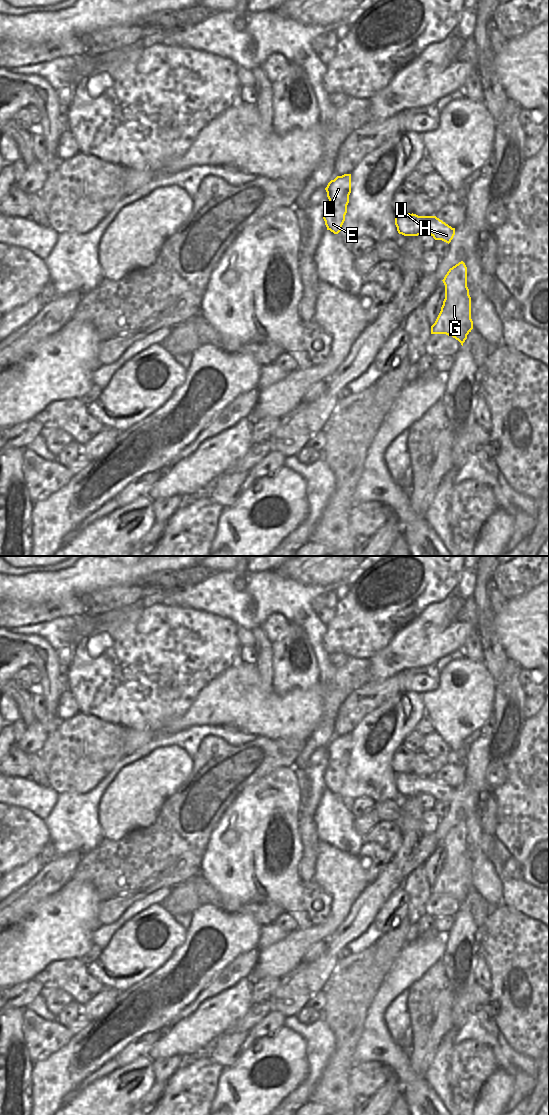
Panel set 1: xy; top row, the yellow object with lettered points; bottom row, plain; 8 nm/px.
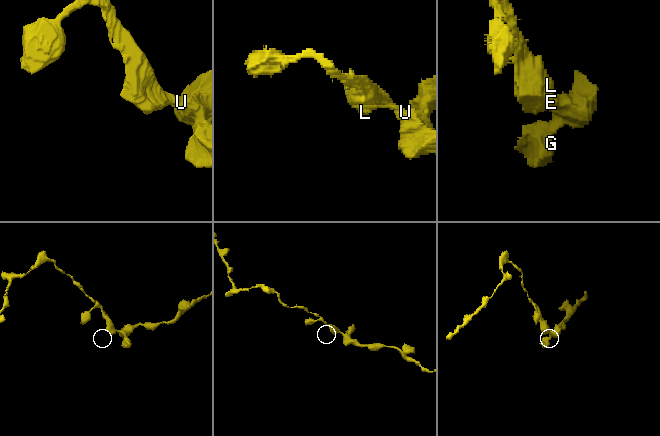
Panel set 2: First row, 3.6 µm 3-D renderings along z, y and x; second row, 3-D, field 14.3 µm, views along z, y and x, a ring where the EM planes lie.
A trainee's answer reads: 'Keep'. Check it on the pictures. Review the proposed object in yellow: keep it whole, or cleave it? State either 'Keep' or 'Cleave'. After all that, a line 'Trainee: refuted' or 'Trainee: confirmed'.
Keep
Trainee: confirmed

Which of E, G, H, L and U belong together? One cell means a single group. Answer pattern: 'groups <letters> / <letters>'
groups E G H L U

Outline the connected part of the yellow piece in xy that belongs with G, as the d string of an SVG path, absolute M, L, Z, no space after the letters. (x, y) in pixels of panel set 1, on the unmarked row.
M461 821L450 828L442 841L445 845L445 859L435 883L431 886L431 894L452 896L463 906L473 889L465 823Z

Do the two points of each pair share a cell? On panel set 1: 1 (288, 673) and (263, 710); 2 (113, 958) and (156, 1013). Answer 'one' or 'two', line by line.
1: two
2: two

